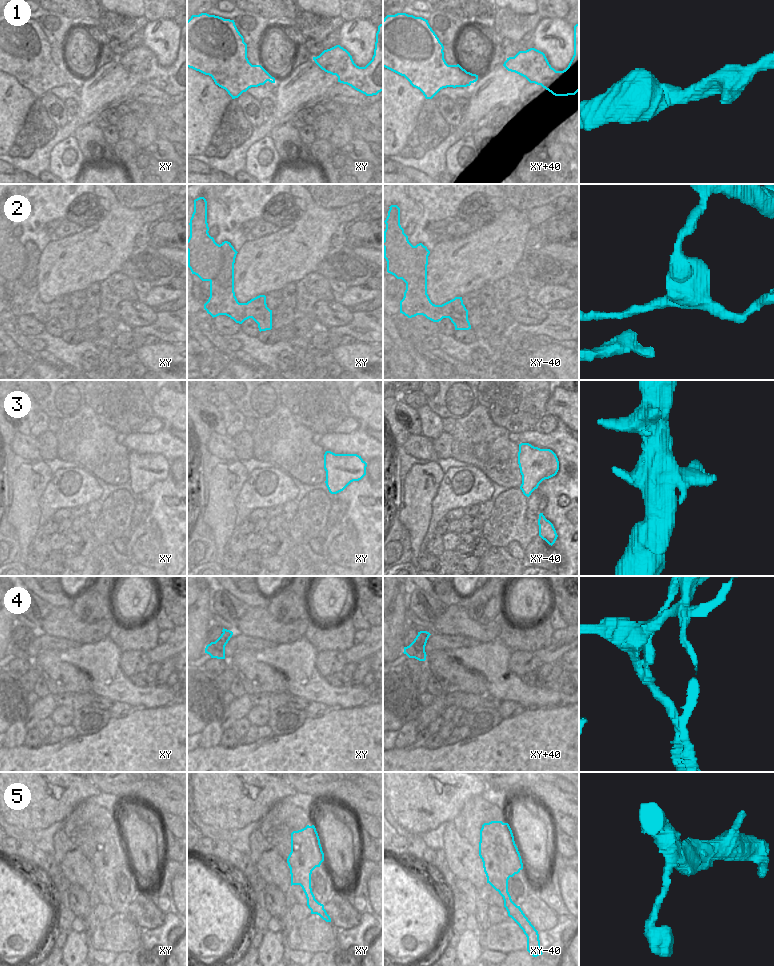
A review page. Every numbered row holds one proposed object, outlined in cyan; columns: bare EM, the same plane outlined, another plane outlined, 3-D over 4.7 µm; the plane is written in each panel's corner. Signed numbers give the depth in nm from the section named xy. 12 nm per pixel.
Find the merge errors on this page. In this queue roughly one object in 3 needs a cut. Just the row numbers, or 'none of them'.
2, 4

